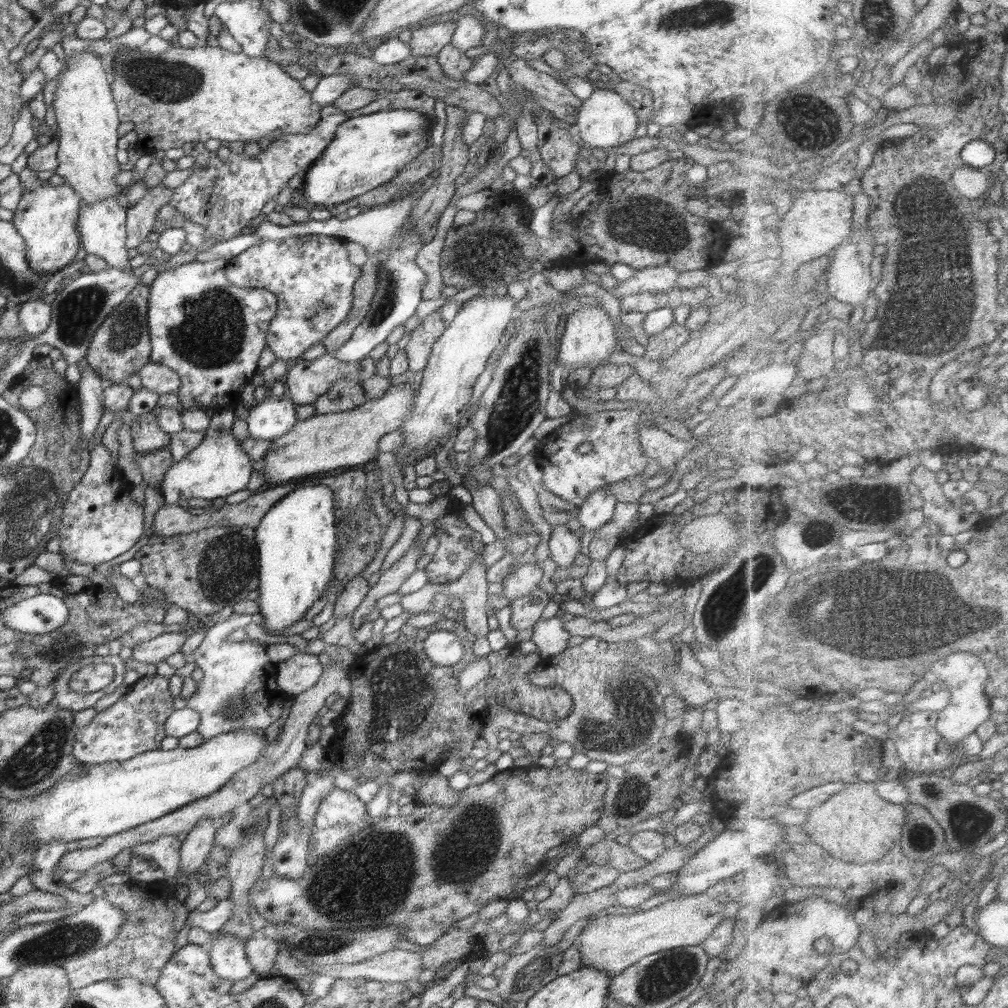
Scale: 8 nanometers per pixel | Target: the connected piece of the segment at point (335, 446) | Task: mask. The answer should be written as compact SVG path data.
M410 384L392 385L388 392L377 399L367 399L364 404L347 410L346 412L333 412L330 414L314 414L306 420L298 421L289 433L272 441L270 449L266 451L266 457L262 461L254 462L254 471L260 472L266 484L274 487L286 483L292 483L298 479L307 478L318 472L347 468L366 468L368 462L374 459L378 453L378 439L390 431L398 431L404 423L404 419L412 411L412 397L416 393Z

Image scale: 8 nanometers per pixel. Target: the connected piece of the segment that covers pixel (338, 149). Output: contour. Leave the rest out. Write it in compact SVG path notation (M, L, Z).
M382 110L347 118L338 125L330 144L304 174L303 195L315 205L349 202L383 185L430 146L432 128L416 110Z

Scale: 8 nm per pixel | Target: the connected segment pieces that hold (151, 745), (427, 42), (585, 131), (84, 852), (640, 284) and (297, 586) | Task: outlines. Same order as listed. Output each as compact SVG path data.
M155 673L138 679L118 702L98 712L91 724L84 728L73 727L74 759L80 765L124 762L138 754L160 749L161 743L167 738L166 720L175 712L173 699L169 682L164 676Z
M455 16L442 18L426 27L413 28L408 42L412 55L438 56L443 47L451 42L455 28Z
M595 89L590 98L584 101L579 108L575 125L578 138L589 144L590 147L598 147L604 150L634 140L636 128L639 124L638 117L634 113L634 106L625 101L616 91Z
M330 662L327 668L324 668L322 676L318 678L319 682L311 687L310 690L300 694L294 698L288 720L284 724L282 734L275 740L274 744L270 743L265 746L259 760L256 760L251 766L245 770L238 772L233 778L222 786L218 792L213 795L198 799L188 803L181 809L170 812L157 818L153 822L142 824L137 828L128 830L123 834L114 834L106 838L102 844L96 848L81 848L72 852L64 853L62 860L56 864L56 870L52 874L52 878L61 883L62 875L65 872L74 870L74 872L84 872L96 864L100 864L108 859L114 858L124 848L132 848L138 844L153 842L156 838L162 836L180 835L182 832L189 832L196 824L199 824L204 817L210 817L213 823L220 823L220 819L227 812L232 811L236 806L248 801L256 794L261 794L260 791L267 784L272 784L276 779L282 777L288 770L295 769L298 762L301 760L304 750L307 748L306 738L308 736L309 726L312 724L317 713L325 706L326 700L332 694L340 695L347 701L350 698L351 683L347 674L347 670L342 669L336 662Z
M656 266L637 270L633 278L619 283L619 286L610 294L621 301L623 297L634 295L640 292L654 292L654 290L669 290L676 286L676 280L680 272L670 266Z
M328 485L299 486L270 507L255 530L258 552L260 604L266 632L270 635L304 619L307 610L323 598L333 570L338 539L334 494Z

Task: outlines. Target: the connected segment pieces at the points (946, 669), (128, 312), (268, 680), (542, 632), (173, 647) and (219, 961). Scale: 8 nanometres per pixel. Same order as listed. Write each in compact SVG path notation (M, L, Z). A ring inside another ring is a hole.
M964 652L936 662L931 672L936 672L938 678L944 680L952 692L950 704L940 712L939 732L945 736L947 742L960 745L971 734L977 734L986 722L991 721L993 700L987 689L990 667L984 662L982 656Z
M140 282L128 294L126 301L118 304L110 316L106 317L91 338L85 359L104 380L112 381L112 385L122 383L124 379L131 381L132 374L151 362L151 338L146 322L149 291L149 286L144 286Z
M232 613L225 619L215 618L207 625L207 633L196 650L194 659L204 673L197 683L196 692L188 699L187 708L194 710L200 718L200 725L195 732L204 741L222 734L237 731L264 731L282 716L284 704L292 700L277 686L277 663L270 659L266 645L246 640L228 642L228 635L238 627L246 627L251 615Z
M555 616L550 619L540 618L533 626L530 640L535 642L543 659L548 656L558 656L566 648L570 648L570 637L571 634L564 630L561 616Z
M181 631L162 633L154 639L138 643L132 649L133 660L156 665L171 654L180 651L188 636Z
M215 933L212 937L211 942L207 945L209 951L210 962L212 963L214 973L220 978L228 980L232 984L246 979L252 975L253 966L248 957L246 957L246 946L247 939L242 939L232 935L230 933Z

